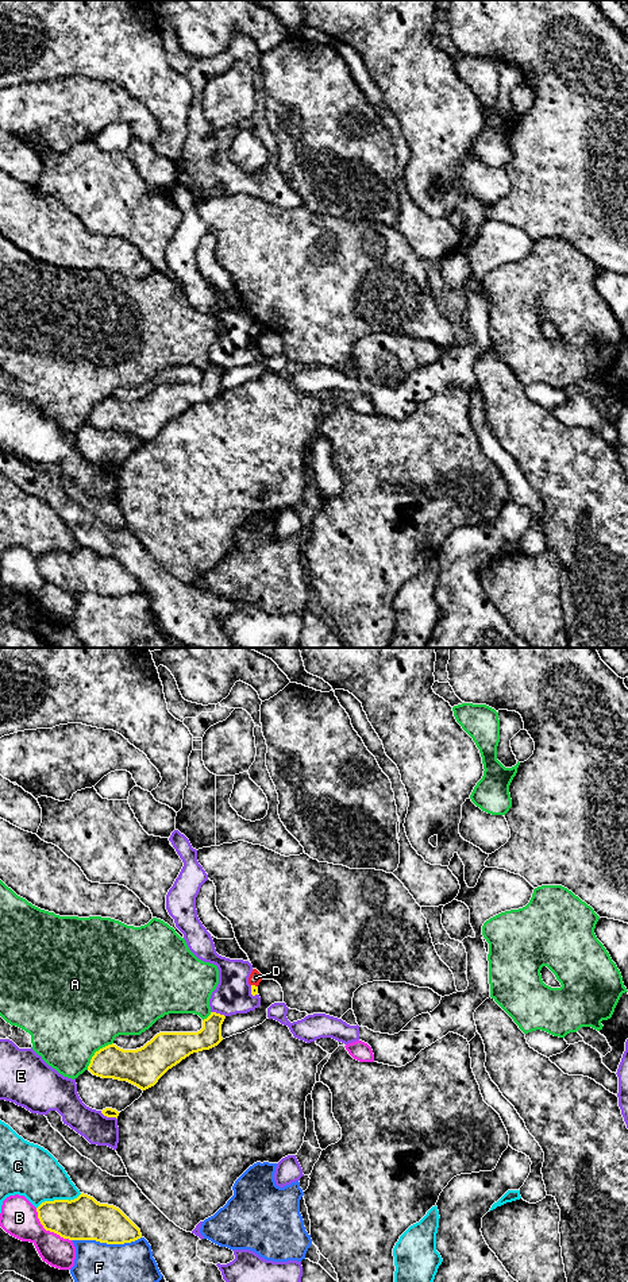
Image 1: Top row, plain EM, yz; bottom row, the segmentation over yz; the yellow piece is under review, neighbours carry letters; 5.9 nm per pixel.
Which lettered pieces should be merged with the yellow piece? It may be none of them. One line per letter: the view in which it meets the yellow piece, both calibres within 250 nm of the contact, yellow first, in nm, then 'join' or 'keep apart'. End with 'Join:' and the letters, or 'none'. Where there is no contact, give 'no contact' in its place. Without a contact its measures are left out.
A: yz | 200/500 nm | keep apart
B: yz | 260/220 nm | keep apart
C: yz | 260/320 nm | keep apart
D: yz | 50/80 nm | keep apart
E: yz | 60/180 nm | keep apart
F: yz | 260/340 nm | keep apart
Join: none

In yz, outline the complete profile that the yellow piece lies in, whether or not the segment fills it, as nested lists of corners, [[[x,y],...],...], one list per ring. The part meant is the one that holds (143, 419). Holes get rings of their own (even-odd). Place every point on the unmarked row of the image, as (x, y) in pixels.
[[[211,364],[197,385],[159,385],[143,399],[123,402],[108,397],[90,412],[88,422],[101,430],[127,433],[142,443],[154,439],[173,418],[193,405],[217,398],[226,368]]]

